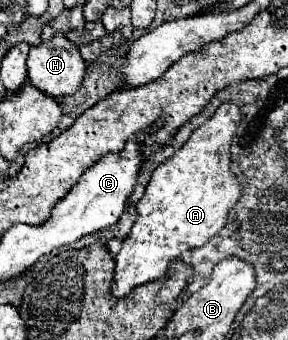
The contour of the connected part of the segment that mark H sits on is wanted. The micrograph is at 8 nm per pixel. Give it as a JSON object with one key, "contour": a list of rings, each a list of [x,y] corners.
{"contour":[[[58,34],[50,42],[40,42],[38,46],[30,48],[28,54],[28,80],[44,94],[60,100],[80,90],[82,78],[86,74],[86,64],[78,52],[78,46],[72,44],[66,36]]]}

